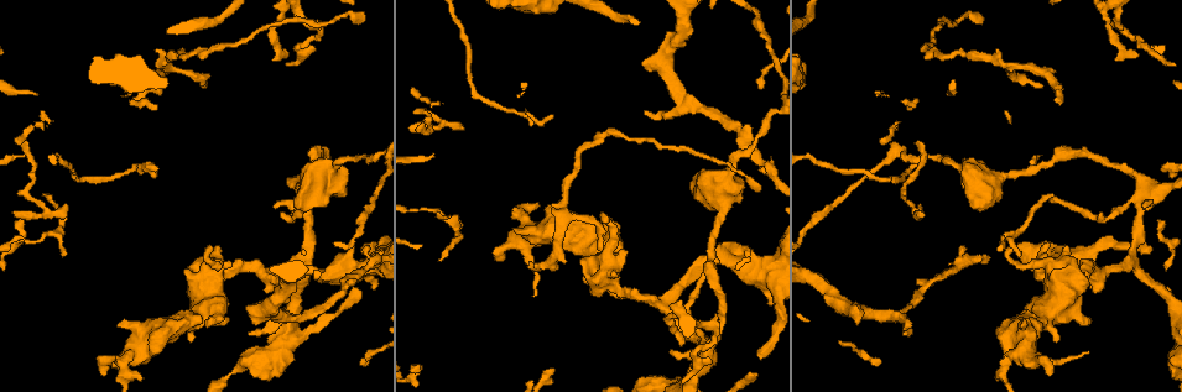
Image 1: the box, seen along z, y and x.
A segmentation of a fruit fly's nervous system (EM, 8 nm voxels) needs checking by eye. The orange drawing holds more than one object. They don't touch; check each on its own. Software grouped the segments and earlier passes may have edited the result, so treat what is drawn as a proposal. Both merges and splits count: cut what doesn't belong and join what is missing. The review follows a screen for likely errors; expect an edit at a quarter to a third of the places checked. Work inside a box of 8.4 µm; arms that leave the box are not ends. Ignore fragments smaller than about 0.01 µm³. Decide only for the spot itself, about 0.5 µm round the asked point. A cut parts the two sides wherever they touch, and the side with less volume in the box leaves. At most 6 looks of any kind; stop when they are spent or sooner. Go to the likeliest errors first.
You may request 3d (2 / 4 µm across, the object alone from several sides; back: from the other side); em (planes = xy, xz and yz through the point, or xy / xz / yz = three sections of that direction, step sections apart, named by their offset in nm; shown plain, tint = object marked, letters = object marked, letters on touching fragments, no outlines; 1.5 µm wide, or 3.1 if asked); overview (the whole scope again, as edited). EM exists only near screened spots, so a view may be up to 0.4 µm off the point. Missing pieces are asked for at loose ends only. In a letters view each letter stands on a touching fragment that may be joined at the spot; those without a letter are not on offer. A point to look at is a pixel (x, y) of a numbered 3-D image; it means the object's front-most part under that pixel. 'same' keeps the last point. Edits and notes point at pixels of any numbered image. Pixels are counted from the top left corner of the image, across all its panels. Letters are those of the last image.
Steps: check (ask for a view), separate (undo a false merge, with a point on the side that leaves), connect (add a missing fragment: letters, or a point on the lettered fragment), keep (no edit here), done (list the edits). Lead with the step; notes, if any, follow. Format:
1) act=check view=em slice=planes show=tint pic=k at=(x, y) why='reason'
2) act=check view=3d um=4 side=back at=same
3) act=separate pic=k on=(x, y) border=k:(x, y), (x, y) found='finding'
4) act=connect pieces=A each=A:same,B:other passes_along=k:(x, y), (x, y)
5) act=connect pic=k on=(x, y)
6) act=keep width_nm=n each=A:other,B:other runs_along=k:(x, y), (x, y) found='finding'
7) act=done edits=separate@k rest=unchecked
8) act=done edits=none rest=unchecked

act=check view=em slice=xz step=8 show=letters pic=1 at=(916, 165) why='an open end'

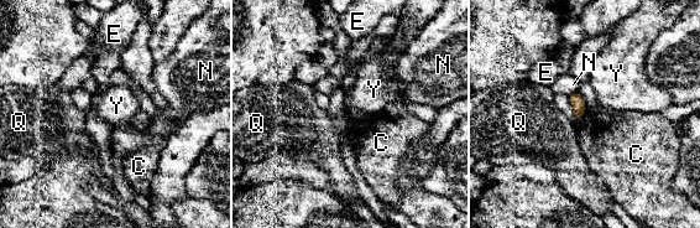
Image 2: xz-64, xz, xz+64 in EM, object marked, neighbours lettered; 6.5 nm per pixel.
act=keep each=C:other,E:other,N:other,Q:other,Y:other border=2:(586, 108), (585, 113), (575, 122) found='no lettered fragment goes on from it'

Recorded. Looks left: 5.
act=check view=em slice=xz step=4 show=letters pic=1 at=(204, 87) why='tapers out'

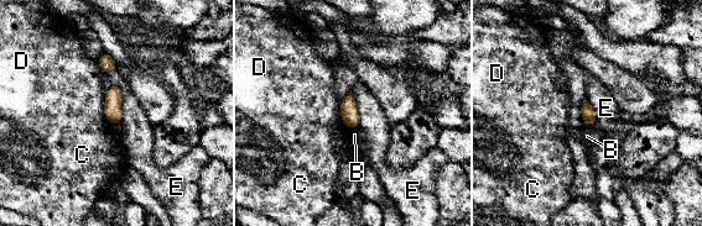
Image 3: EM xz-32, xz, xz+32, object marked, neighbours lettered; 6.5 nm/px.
act=check view=em slice=planes show=letters at=same

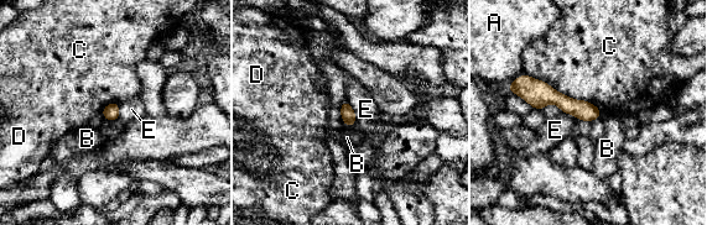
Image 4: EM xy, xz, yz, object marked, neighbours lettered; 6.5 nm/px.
act=keep each=A:other,B:other,C:other,D:other,E:other found='no lettered fragment goes on from it'

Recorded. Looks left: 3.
act=check view=3d um=2 pic=1 at=(1021, 324) why='stops while still wide'

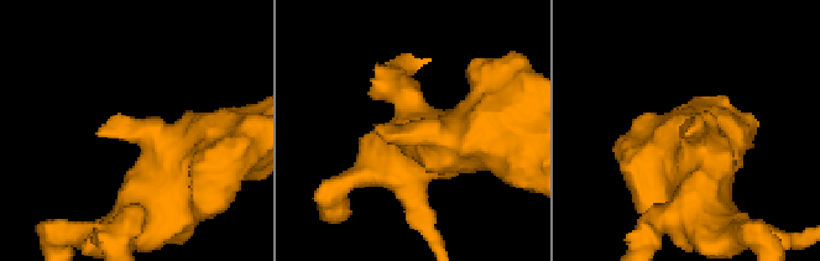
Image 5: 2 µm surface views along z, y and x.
act=check view=em slice=xz step=8 show=letters pic=5 at=(100, 130) why='shape alone is not enough'

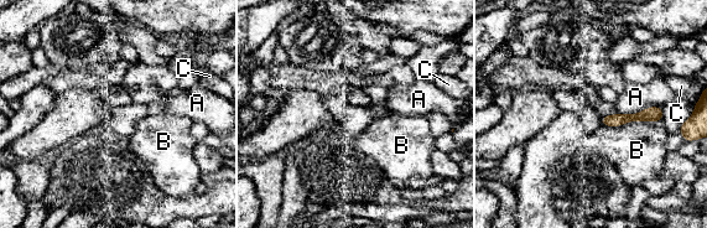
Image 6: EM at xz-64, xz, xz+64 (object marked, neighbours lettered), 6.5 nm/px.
act=keep longest_contact=B:400nm each=A:other,B:other,C:other found='none of them fits'

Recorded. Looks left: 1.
act=done edits=none rest=unchecked

